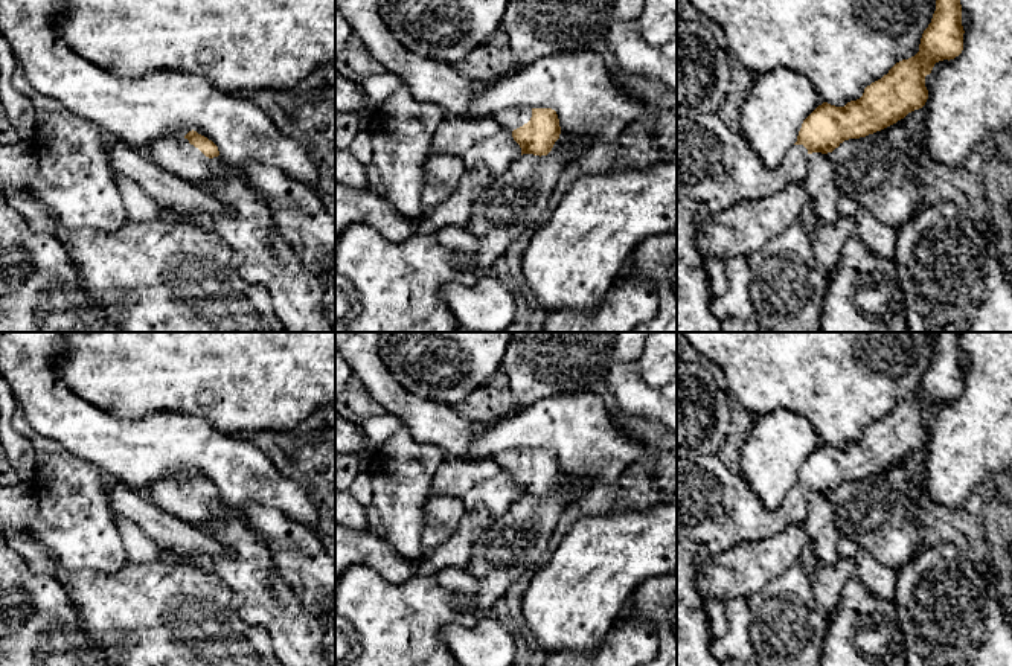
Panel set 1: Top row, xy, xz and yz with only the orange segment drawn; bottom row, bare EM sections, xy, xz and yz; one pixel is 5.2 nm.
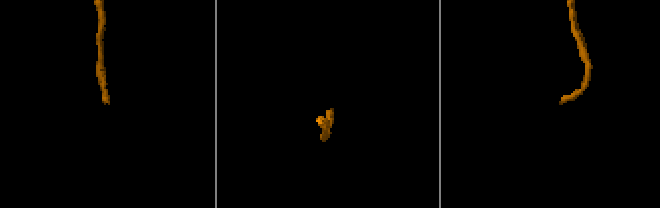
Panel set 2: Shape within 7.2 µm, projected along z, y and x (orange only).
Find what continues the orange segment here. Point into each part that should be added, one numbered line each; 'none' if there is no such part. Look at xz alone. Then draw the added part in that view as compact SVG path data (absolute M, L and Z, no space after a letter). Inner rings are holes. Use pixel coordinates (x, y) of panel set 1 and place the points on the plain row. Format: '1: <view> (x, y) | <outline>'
1: xz (511, 461) | M532 450L504 451L494 456L494 460L498 463L498 466L509 472L523 468L530 462L530 459L532 459Z

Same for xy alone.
1: xy (177, 497) | M166 479L151 488L149 500L166 512L191 524L200 524L210 517L210 500L187 480Z

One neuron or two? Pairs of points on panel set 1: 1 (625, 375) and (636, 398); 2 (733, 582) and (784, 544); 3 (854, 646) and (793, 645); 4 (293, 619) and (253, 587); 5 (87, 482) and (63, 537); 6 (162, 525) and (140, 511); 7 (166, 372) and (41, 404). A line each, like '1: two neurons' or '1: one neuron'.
1: one neuron
2: one neuron
3: two neurons
4: one neuron
5: one neuron
6: one neuron
7: two neurons

